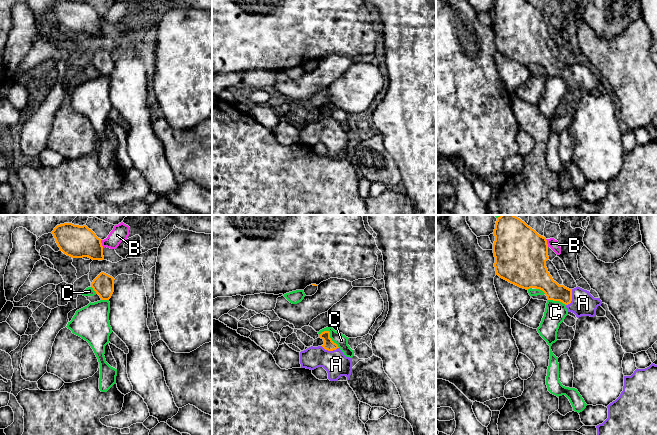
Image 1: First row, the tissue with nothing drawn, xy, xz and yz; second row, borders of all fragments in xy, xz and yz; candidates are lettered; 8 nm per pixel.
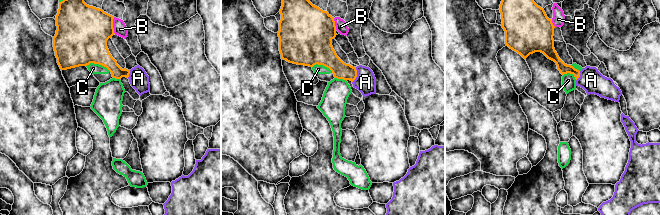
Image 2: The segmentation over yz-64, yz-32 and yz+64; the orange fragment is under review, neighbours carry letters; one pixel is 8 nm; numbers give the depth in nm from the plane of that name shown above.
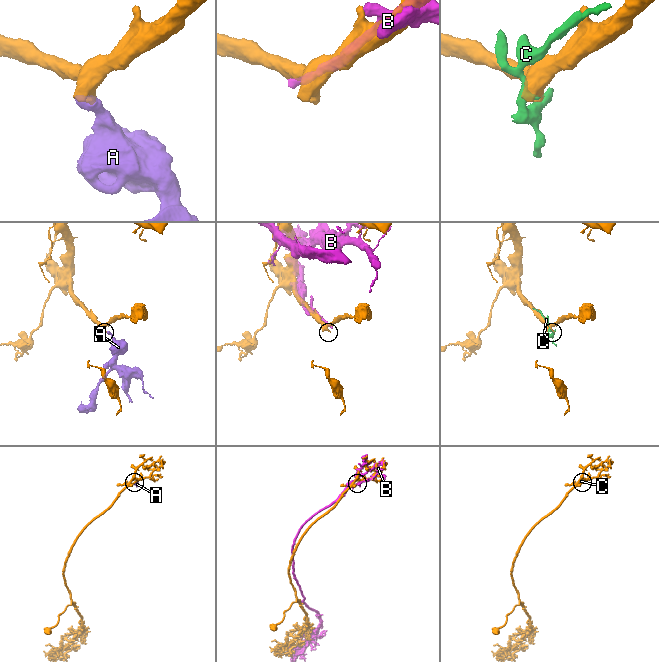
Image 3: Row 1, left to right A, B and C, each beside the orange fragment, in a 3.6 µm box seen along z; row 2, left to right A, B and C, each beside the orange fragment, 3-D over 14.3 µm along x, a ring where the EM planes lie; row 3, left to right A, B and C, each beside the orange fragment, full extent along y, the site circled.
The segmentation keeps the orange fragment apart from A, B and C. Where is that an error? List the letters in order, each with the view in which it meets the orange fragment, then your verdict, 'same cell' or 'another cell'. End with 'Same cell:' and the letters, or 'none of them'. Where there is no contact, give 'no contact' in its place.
A: yz | same cell
B: xy | another cell
C: xz | another cell
Same cell: A

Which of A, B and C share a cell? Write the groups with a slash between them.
A / B / C

